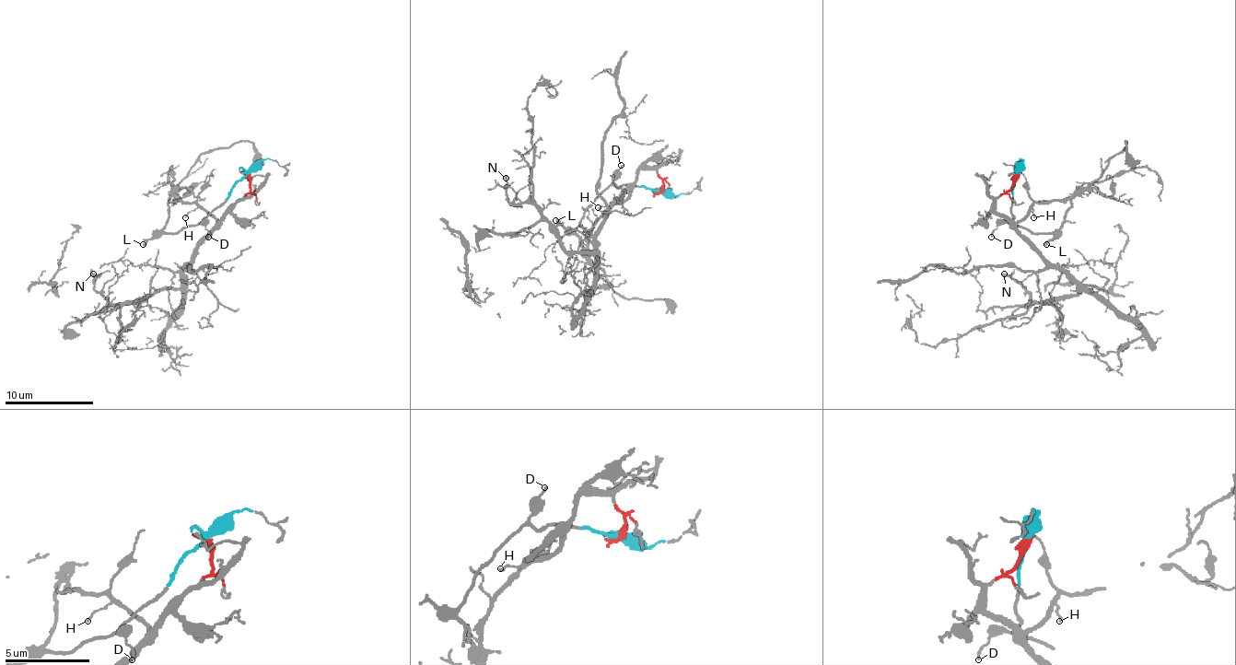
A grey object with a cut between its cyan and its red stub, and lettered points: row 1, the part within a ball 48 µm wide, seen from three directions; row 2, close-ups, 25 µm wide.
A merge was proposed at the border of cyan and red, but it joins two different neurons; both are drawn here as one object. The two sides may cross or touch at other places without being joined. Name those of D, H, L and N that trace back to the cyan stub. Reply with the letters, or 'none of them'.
D, L

